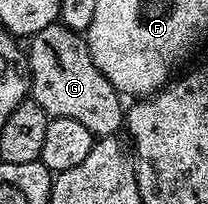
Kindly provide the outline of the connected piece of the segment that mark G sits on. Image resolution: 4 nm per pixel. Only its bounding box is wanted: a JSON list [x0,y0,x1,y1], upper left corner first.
[27,21,126,137]

